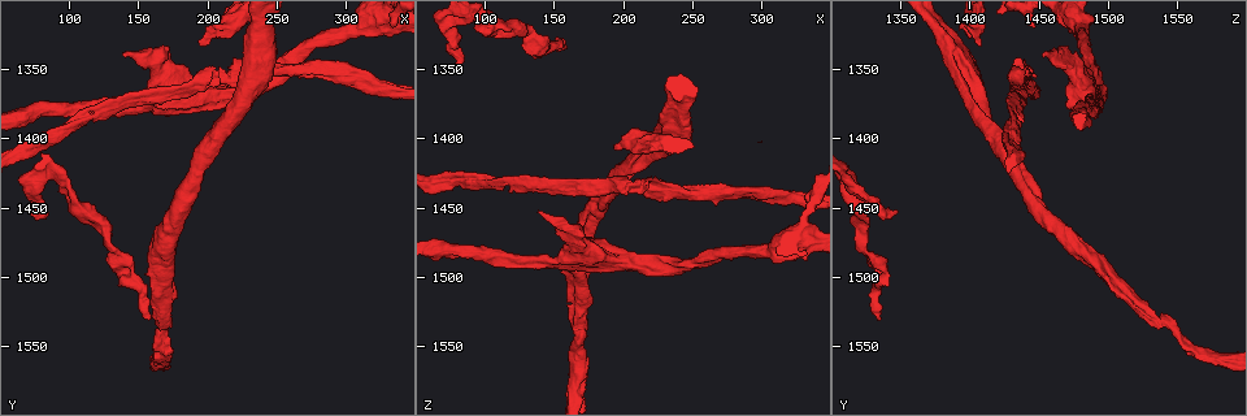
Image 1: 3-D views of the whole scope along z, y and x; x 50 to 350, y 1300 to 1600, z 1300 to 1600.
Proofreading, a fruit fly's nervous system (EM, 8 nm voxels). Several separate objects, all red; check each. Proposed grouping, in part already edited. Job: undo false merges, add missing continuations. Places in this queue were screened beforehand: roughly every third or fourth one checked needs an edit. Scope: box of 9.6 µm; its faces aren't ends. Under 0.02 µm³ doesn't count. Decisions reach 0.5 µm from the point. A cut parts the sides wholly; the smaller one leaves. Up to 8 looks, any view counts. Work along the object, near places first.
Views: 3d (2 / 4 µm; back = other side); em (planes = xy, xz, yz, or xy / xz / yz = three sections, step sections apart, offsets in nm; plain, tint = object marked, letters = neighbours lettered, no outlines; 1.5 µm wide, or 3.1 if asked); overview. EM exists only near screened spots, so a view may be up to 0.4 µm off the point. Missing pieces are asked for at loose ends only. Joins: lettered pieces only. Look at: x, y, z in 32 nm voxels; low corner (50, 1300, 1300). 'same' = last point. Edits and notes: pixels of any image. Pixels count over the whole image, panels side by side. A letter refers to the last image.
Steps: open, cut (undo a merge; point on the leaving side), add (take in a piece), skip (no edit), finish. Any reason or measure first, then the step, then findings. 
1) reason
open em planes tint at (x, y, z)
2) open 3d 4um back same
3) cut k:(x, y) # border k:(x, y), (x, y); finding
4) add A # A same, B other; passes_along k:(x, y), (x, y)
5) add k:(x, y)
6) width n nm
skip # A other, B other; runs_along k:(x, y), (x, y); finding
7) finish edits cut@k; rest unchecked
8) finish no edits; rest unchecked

three-way junction
open em yz step 8 tint at (156, 1372, 1484)

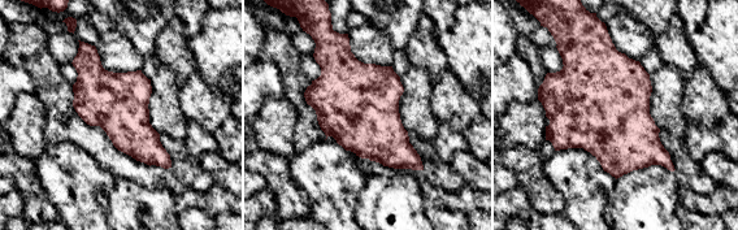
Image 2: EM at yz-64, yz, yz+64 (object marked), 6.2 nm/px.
cut it another way
open em xy step 4 letters same

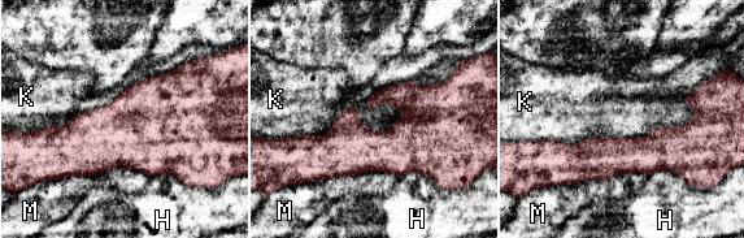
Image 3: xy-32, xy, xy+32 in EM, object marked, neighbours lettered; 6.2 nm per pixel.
skip # H other, K other, M other; runs_along 3:(692, 122), (649, 154), (556, 145); one neuron here

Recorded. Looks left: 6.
an open end
open em yz step 4 plain at (82, 1452, 1350)

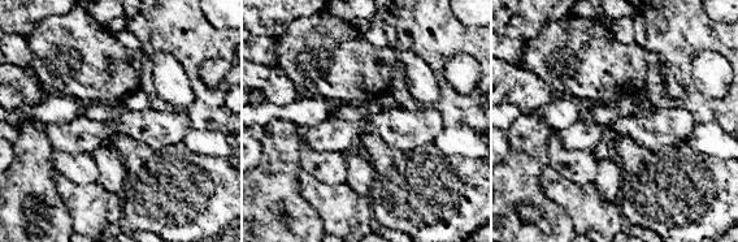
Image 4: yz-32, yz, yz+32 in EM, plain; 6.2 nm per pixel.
see the neighbours
open em yz step 4 letters same

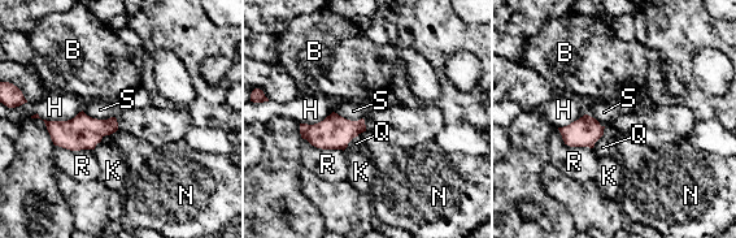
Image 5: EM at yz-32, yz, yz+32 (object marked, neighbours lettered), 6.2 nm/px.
skip # B other, H other, K other, N other, Q other, R other, S other; none of them fits

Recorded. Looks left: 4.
branch stops here
open em xz step 4 tint at (158, 1530, 1334)

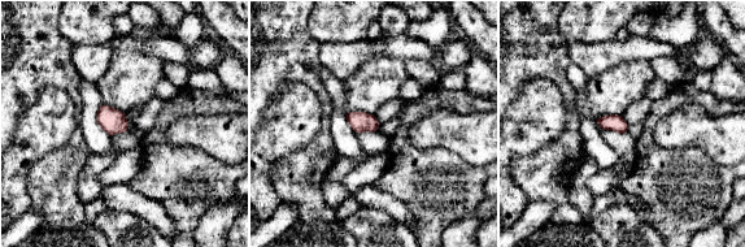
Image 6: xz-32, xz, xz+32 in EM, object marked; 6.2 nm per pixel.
open em xz step 4 letters same

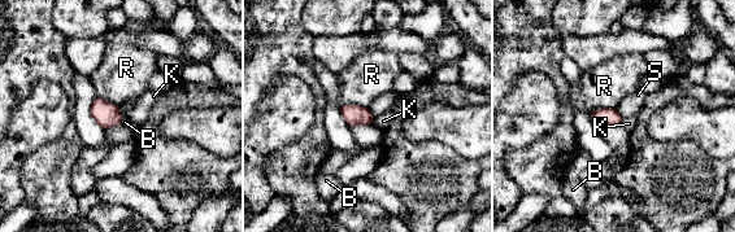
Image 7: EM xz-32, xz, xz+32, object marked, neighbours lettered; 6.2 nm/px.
skip # B other, K other, R other, S other; border 7:(366, 108), (373, 117); none of them fits

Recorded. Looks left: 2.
finish no edits; rest unchecked

